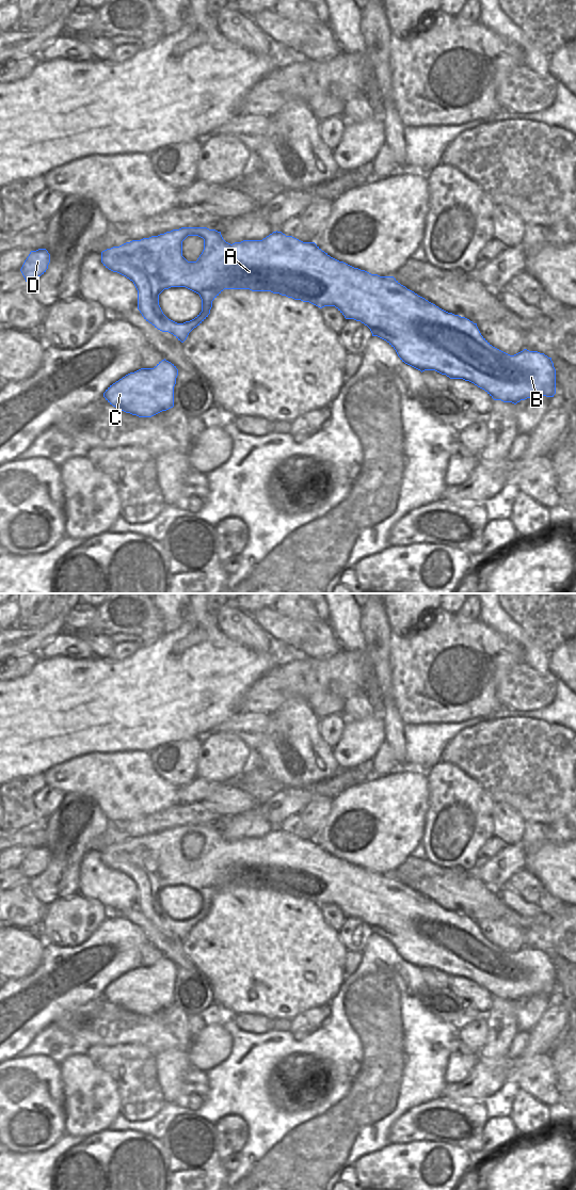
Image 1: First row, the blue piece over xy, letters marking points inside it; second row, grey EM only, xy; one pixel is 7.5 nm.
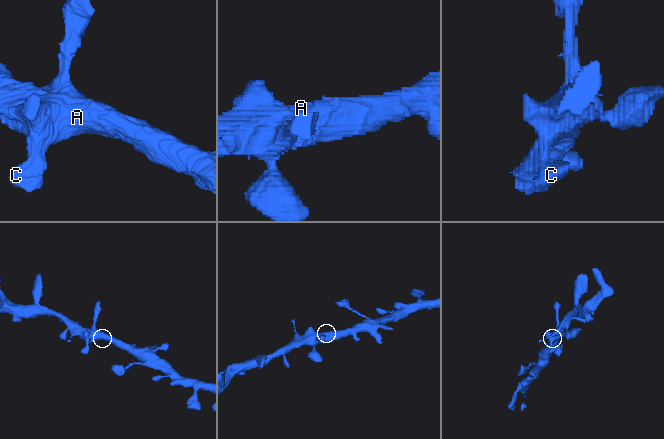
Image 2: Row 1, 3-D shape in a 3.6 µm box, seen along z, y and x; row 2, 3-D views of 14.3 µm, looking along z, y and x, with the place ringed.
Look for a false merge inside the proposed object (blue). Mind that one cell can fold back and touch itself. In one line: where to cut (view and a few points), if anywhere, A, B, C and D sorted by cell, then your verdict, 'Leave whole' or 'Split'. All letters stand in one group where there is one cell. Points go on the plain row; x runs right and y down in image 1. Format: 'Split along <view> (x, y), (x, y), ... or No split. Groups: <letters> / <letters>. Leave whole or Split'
No split. Groups: A B C D. Leave whole

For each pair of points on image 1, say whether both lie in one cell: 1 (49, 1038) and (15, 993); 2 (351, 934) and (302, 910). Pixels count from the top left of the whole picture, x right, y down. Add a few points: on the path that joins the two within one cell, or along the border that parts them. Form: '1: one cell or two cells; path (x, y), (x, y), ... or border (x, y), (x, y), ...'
1: two cells; border (51, 1022), (25, 1047)
2: two cells; border (337, 932), (339, 940), (347, 950)

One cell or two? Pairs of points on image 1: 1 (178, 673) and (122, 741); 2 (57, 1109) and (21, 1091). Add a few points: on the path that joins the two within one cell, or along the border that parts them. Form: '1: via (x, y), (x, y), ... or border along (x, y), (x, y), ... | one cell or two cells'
1: via (161, 691), (128, 724) | one cell
2: via (48, 1109), (40, 1107), (30, 1099) | one cell

